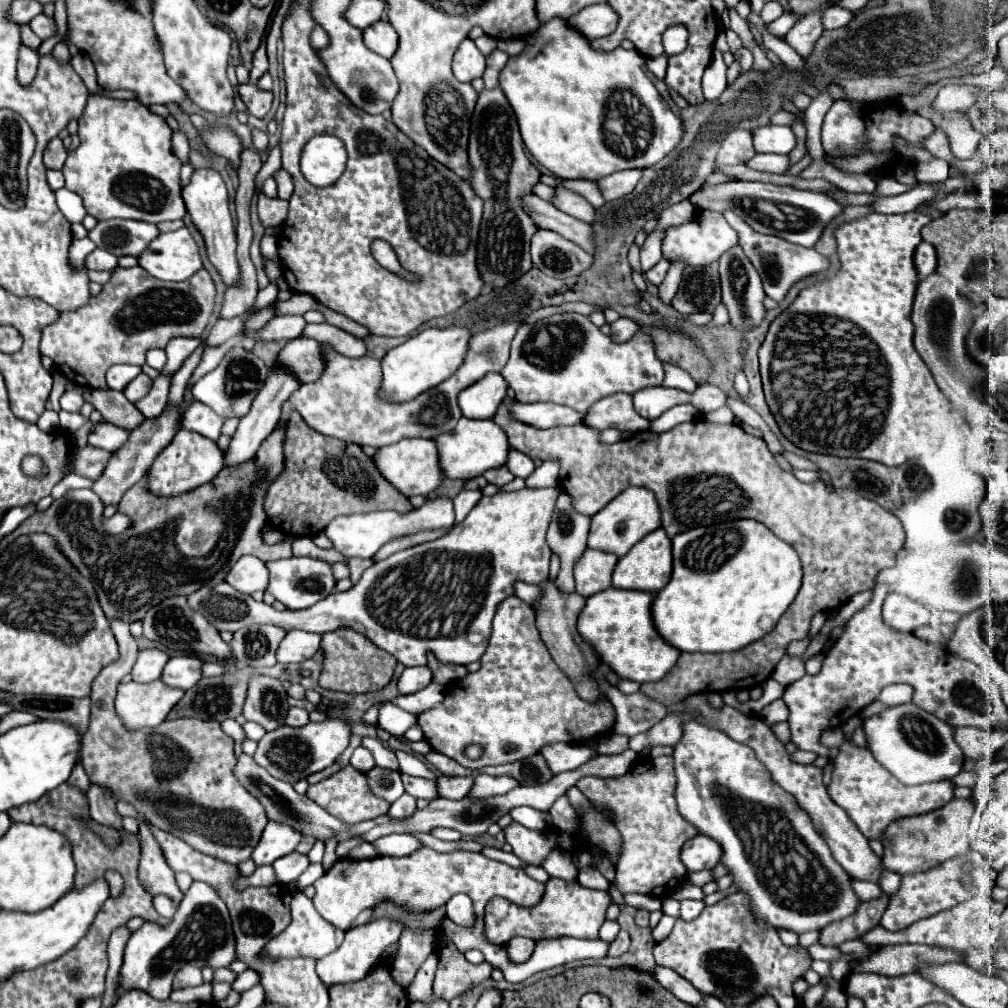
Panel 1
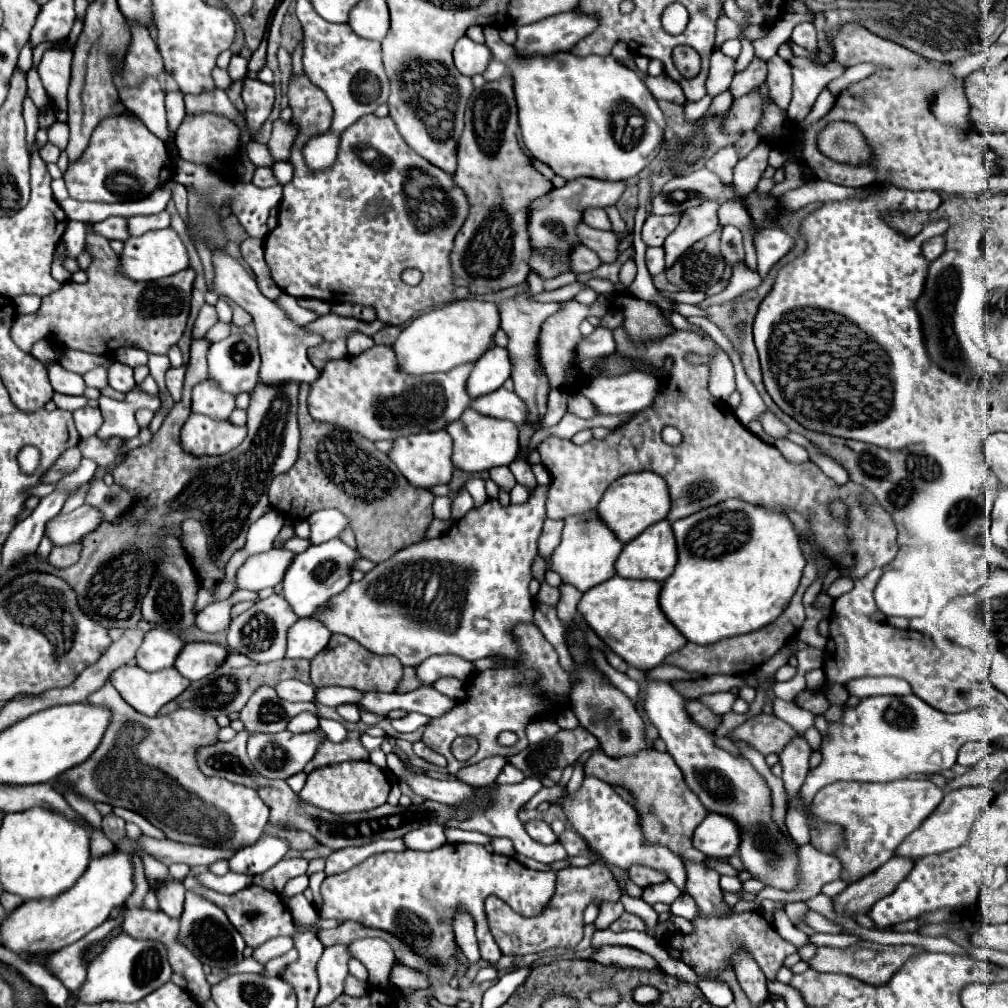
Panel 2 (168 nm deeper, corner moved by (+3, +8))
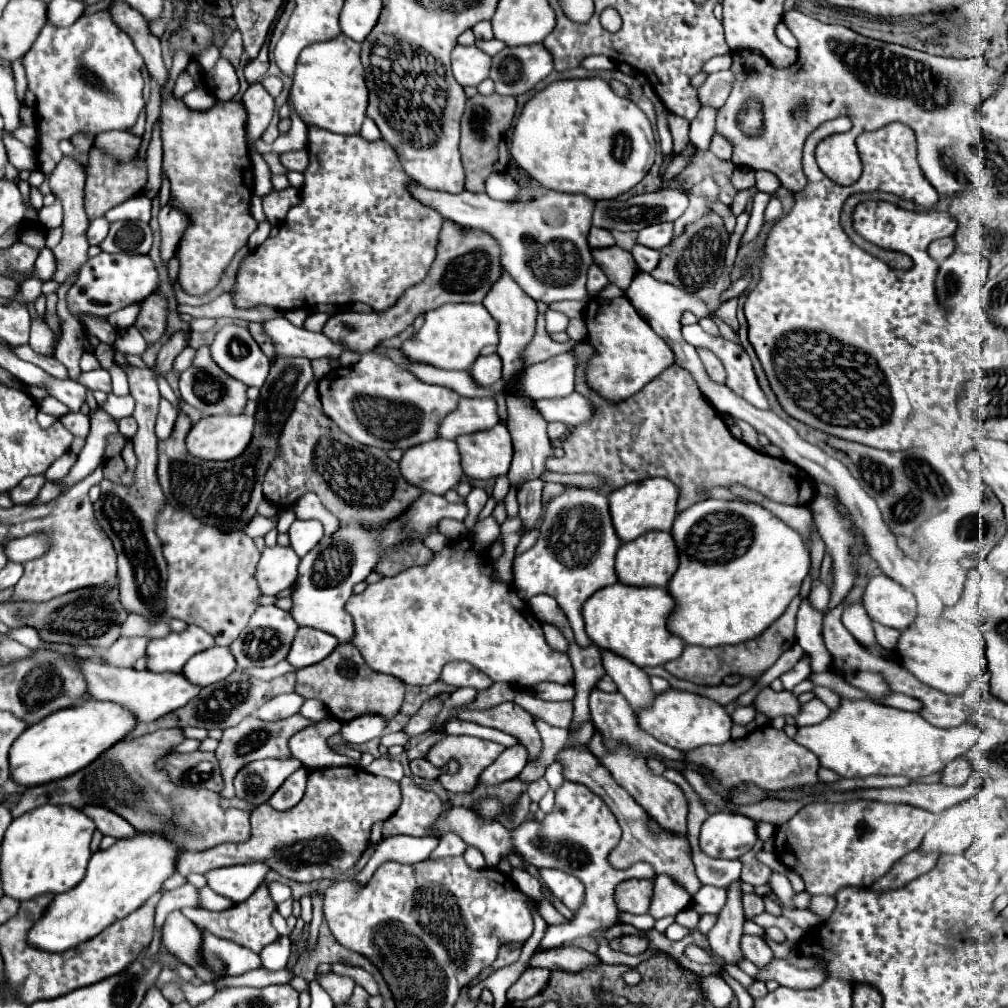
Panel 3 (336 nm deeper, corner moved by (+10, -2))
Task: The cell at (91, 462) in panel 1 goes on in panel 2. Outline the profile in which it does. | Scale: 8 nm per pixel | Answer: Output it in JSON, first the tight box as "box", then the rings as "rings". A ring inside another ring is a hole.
{"box":[42,447,82,483],"rings":[[[78,447],[64,451],[60,461],[56,461],[56,465],[52,465],[52,469],[48,469],[48,477],[44,477],[42,483],[56,483],[66,473],[72,473],[80,465],[80,459],[82,459],[82,453]]]}

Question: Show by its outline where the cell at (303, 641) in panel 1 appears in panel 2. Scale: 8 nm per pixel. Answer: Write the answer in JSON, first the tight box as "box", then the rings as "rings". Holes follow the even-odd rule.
{"box":[288,619,332,659],"rings":[[[298,619],[288,631],[288,651],[290,659],[312,659],[318,655],[330,641],[332,633],[324,623],[316,619]]]}

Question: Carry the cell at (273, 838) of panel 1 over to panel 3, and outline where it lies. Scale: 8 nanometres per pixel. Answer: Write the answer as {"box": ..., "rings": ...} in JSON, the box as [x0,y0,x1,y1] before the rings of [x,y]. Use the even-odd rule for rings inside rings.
{"box":[205,863,269,903],"rings":[[[245,863],[209,871],[205,877],[215,893],[241,903],[265,881],[267,871],[269,867],[265,863]]]}

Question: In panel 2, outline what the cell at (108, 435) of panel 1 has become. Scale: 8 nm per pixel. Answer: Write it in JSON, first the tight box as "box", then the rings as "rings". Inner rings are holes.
{"box":[74,405,102,439],"rings":[[[86,405],[78,411],[74,411],[74,421],[76,421],[76,429],[78,429],[80,437],[86,439],[86,437],[96,435],[96,431],[102,425],[102,415],[100,415],[100,409]]]}

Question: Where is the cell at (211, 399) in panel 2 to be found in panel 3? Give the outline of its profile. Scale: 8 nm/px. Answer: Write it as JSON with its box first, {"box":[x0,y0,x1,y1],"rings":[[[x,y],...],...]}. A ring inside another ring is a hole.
{"box":[179,347,247,417],"rings":[[[209,347],[197,349],[193,365],[187,371],[181,373],[179,389],[181,389],[181,399],[185,403],[189,403],[191,407],[199,409],[201,415],[205,415],[205,417],[209,417],[209,415],[223,415],[223,413],[239,415],[243,411],[245,403],[247,403],[247,399],[245,399],[247,387],[243,383],[237,383],[237,379],[229,379],[229,375],[225,375],[213,363],[213,359],[209,359]]]}

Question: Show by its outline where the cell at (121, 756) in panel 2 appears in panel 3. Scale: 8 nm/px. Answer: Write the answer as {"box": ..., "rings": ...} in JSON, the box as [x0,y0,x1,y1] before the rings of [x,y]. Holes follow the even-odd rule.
{"box":[11,729,251,851],"rings":[[[159,729],[149,735],[133,737],[127,735],[113,747],[109,747],[105,753],[101,753],[89,767],[77,771],[77,775],[69,775],[69,779],[59,779],[57,783],[45,783],[45,787],[33,787],[33,791],[25,791],[21,797],[21,803],[11,809],[13,817],[23,815],[25,811],[37,809],[41,805],[69,805],[75,809],[83,809],[85,805],[99,805],[105,807],[117,815],[121,815],[125,821],[129,821],[137,831],[141,833],[155,833],[165,837],[167,841],[175,843],[181,851],[207,851],[211,847],[217,847],[221,843],[243,843],[251,835],[251,813],[241,809],[223,809],[221,807],[221,795],[207,789],[189,789],[179,787],[171,781],[169,773],[163,767],[157,767],[157,761],[167,757],[179,743],[185,741],[183,729]]]}

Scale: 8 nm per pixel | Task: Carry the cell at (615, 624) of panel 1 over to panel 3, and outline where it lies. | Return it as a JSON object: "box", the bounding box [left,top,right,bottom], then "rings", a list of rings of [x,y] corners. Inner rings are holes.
{"box":[583,583,683,667],"rings":[[[615,583],[591,595],[583,605],[583,621],[589,639],[603,651],[613,651],[629,659],[637,667],[657,667],[677,659],[683,651],[683,641],[671,635],[665,619],[673,609],[673,599],[663,587],[631,587]]]}

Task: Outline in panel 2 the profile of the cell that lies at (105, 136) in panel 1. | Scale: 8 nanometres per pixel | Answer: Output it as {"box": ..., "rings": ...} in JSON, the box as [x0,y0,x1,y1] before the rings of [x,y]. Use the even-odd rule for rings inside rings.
{"box":[64,117,170,203],"rings":[[[138,117],[104,119],[92,133],[84,155],[68,165],[64,175],[68,195],[76,201],[120,203],[146,197],[150,191],[170,179],[170,155],[164,141],[146,129]]]}

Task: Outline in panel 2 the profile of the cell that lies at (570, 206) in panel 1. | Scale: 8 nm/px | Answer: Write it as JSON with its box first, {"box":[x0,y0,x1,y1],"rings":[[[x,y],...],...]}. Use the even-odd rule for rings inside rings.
{"box":[582,209,612,231],"rings":[[[588,209],[588,211],[584,211],[582,221],[586,225],[594,227],[594,229],[602,229],[602,231],[610,231],[612,229],[612,223],[610,223],[610,219],[608,219],[604,209]]]}

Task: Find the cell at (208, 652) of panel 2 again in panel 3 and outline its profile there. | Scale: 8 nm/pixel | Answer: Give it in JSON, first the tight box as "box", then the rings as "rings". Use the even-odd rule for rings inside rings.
{"box":[183,647,235,687],"rings":[[[213,647],[199,651],[183,667],[183,675],[199,687],[217,683],[227,675],[231,675],[233,671],[235,671],[235,659],[227,647]]]}

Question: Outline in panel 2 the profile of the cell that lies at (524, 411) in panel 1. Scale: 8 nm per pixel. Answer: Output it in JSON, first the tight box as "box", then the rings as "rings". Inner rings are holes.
{"box":[470,387,526,425],"rings":[[[504,387],[496,389],[494,393],[488,393],[484,397],[472,399],[470,407],[480,415],[496,417],[496,419],[510,419],[516,425],[524,425],[524,421],[526,421],[524,403],[516,397],[516,393],[506,391]]]}

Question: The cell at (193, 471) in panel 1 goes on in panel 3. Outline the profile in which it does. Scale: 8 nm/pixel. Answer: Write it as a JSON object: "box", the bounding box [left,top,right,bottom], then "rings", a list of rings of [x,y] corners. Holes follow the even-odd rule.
{"box":[187,415,255,461],"rings":[[[213,415],[199,419],[187,435],[187,451],[199,459],[229,461],[249,445],[255,419],[245,415]]]}

